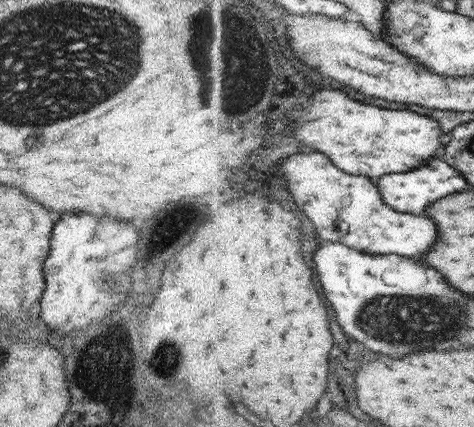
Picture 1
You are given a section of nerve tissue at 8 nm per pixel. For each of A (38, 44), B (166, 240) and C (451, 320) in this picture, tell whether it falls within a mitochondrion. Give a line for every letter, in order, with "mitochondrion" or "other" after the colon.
A: mitochondrion
B: other
C: mitochondrion

